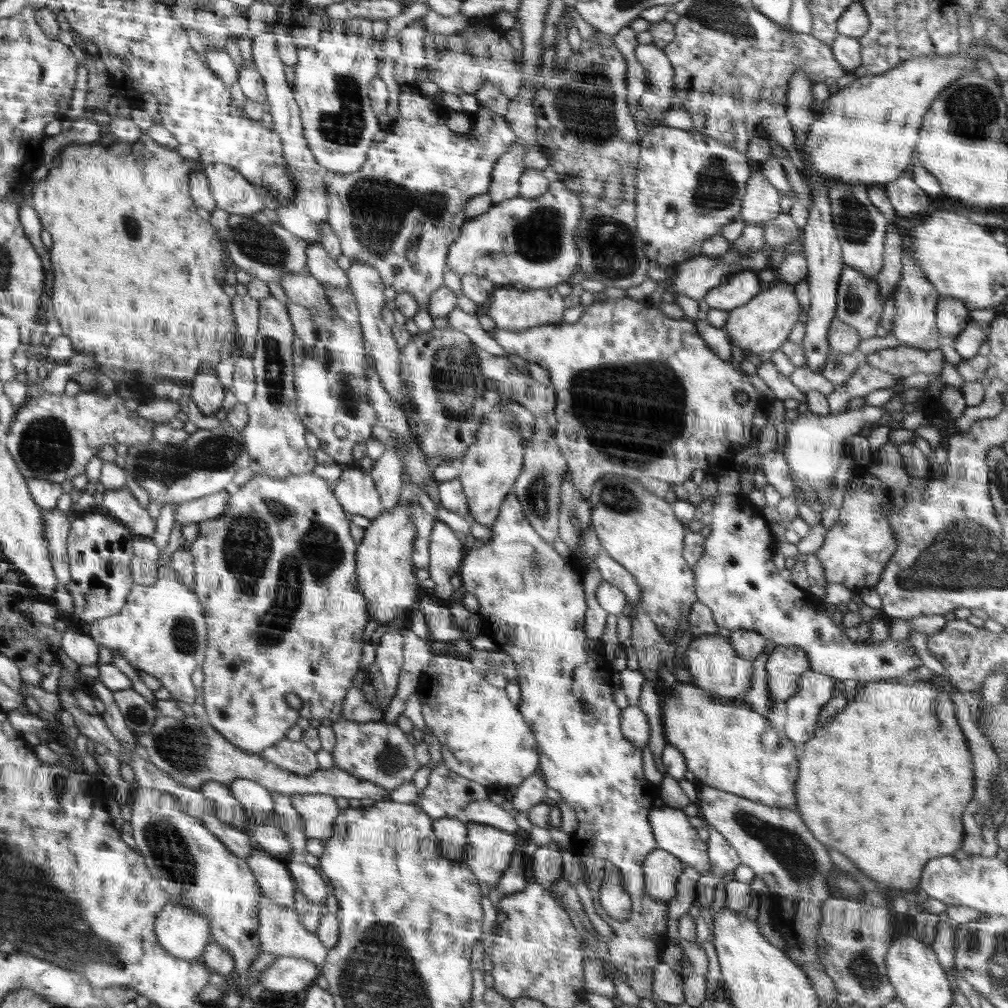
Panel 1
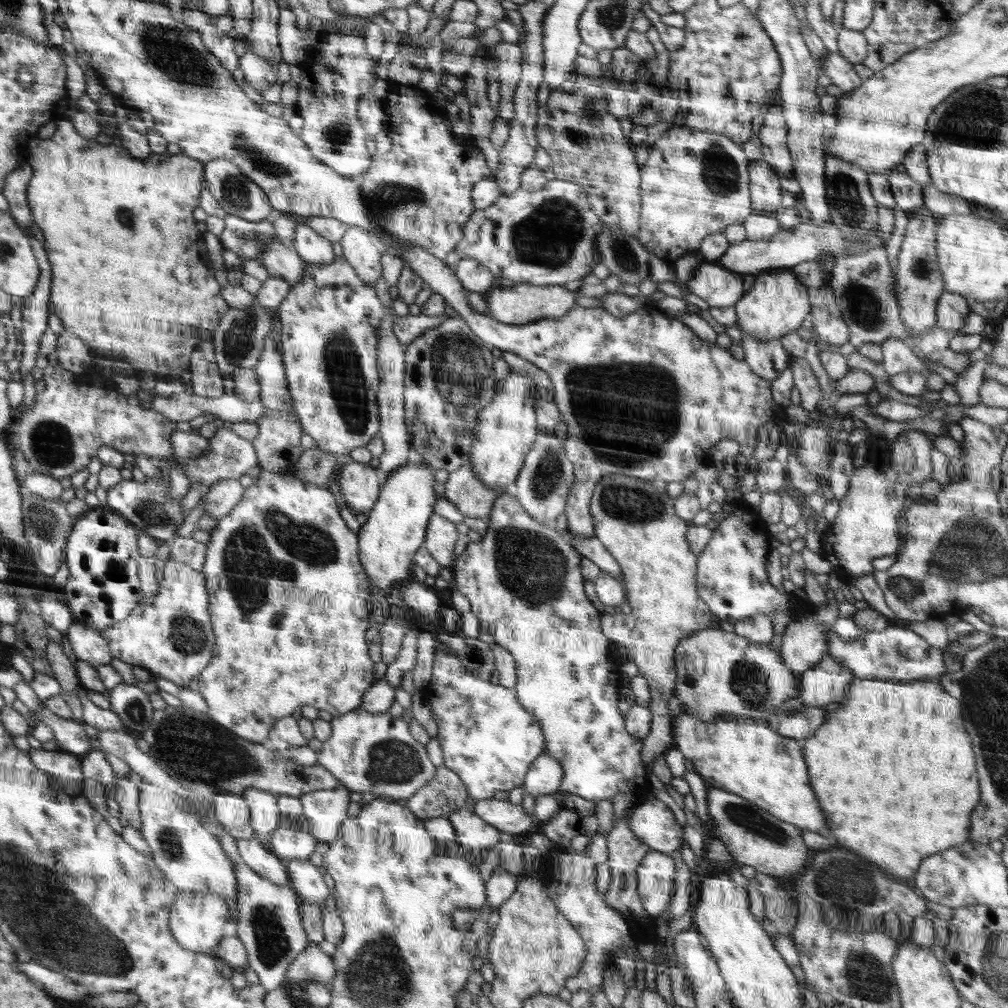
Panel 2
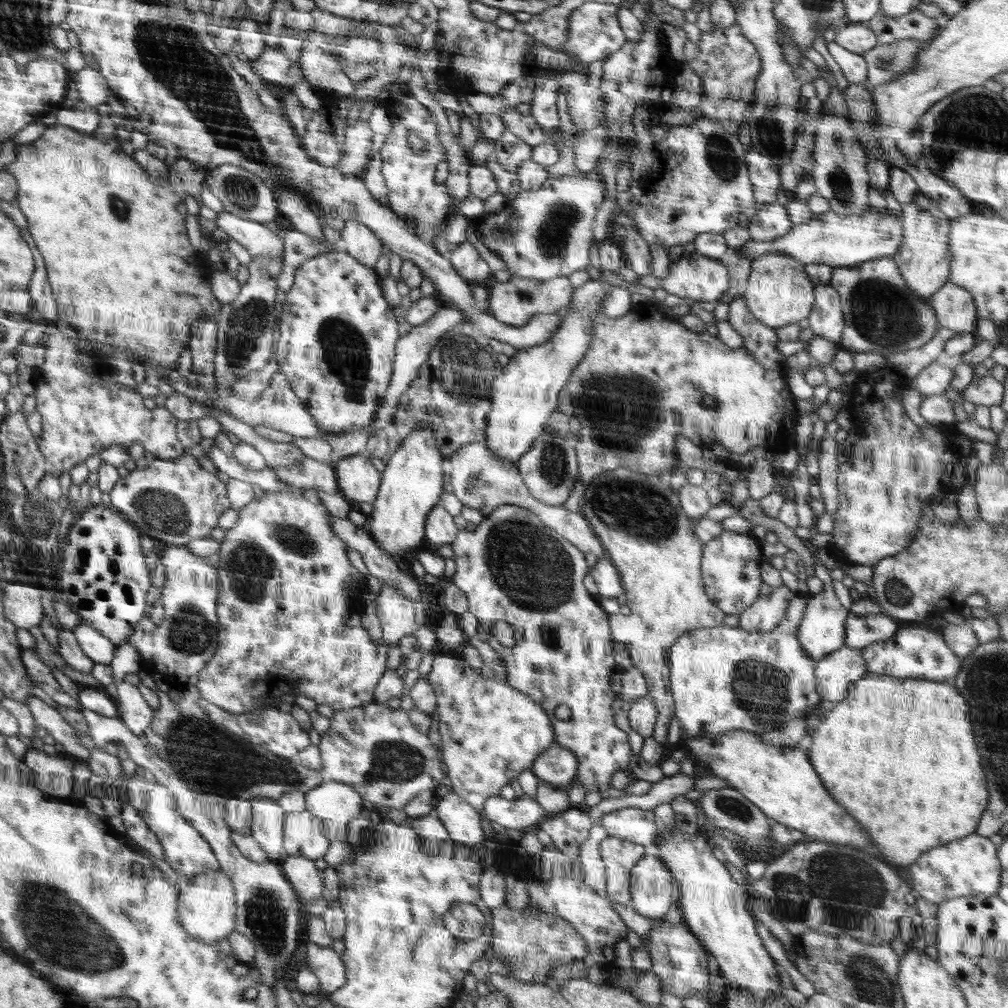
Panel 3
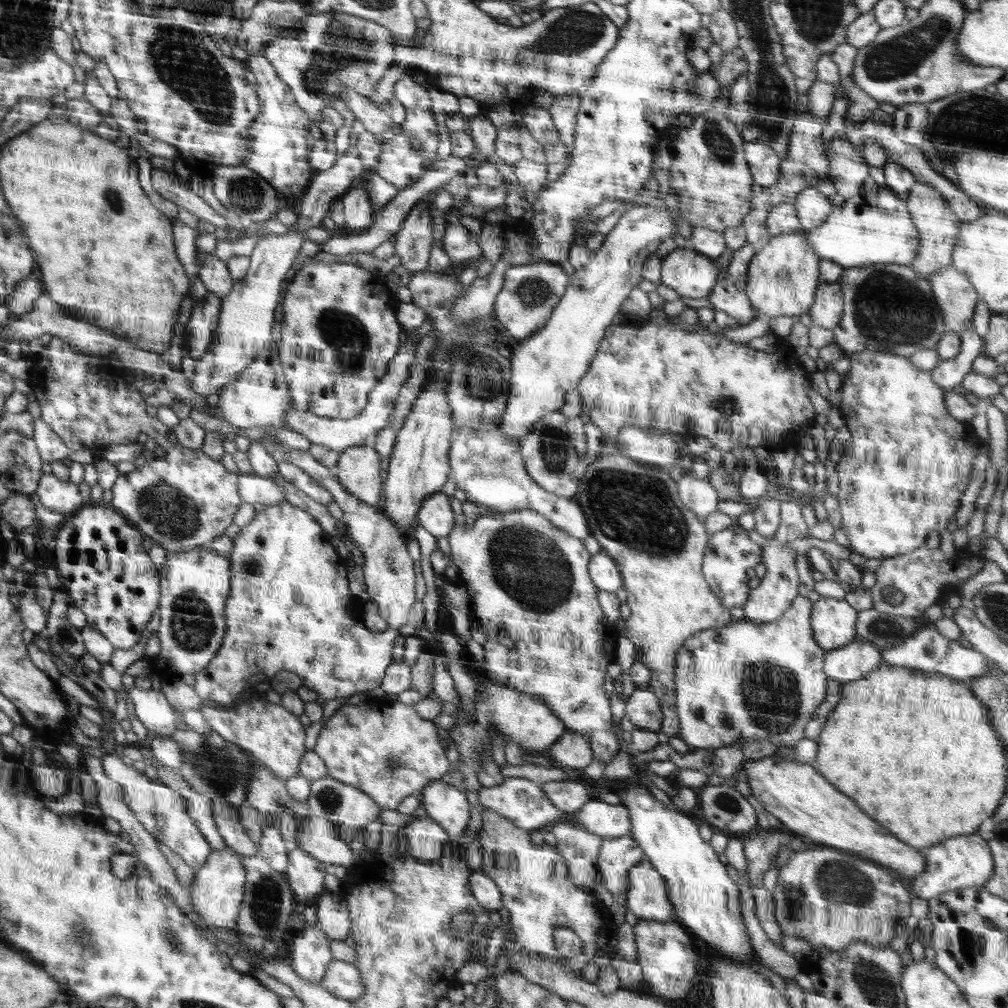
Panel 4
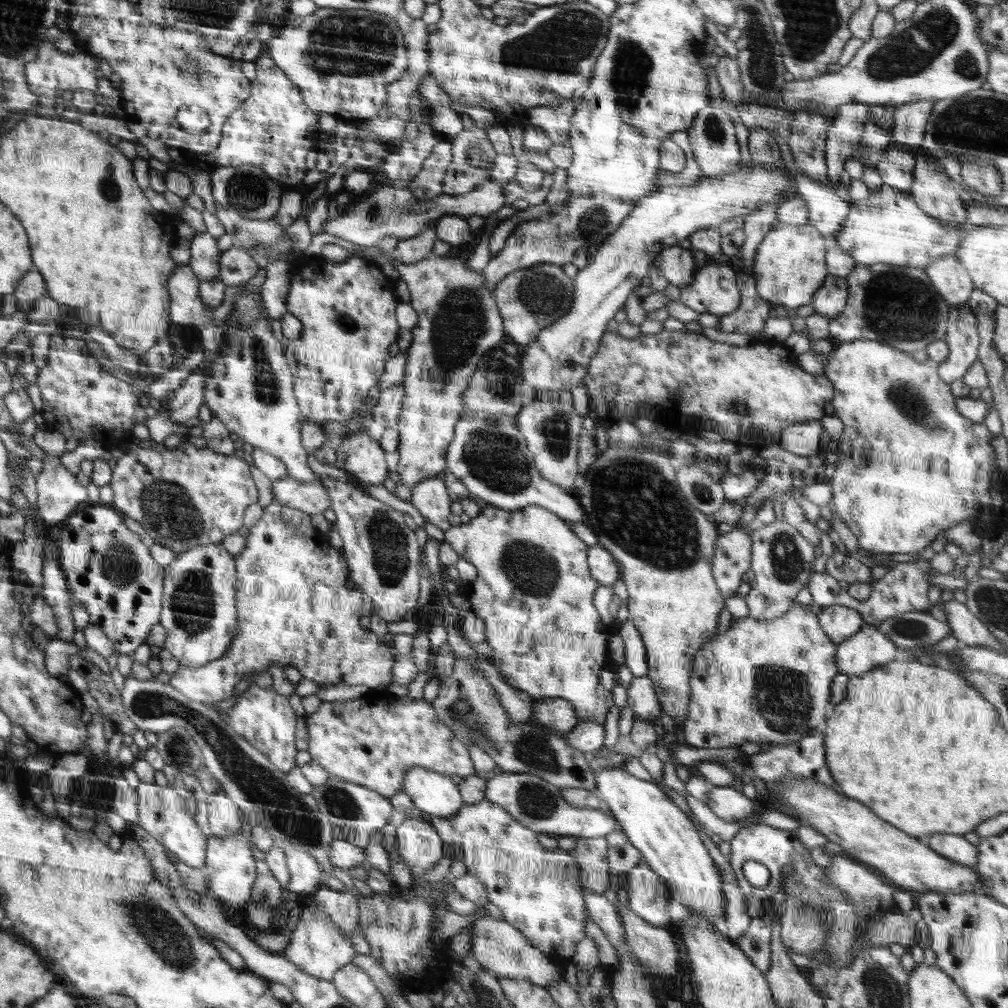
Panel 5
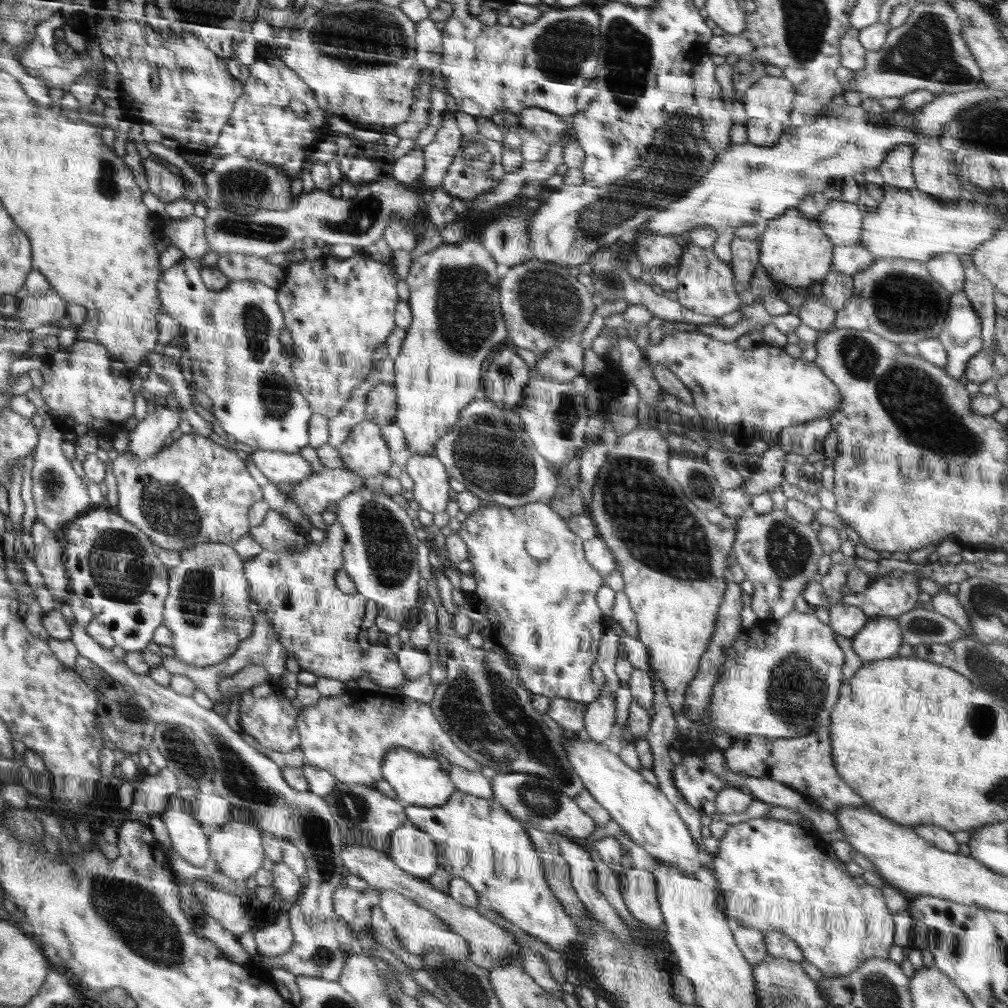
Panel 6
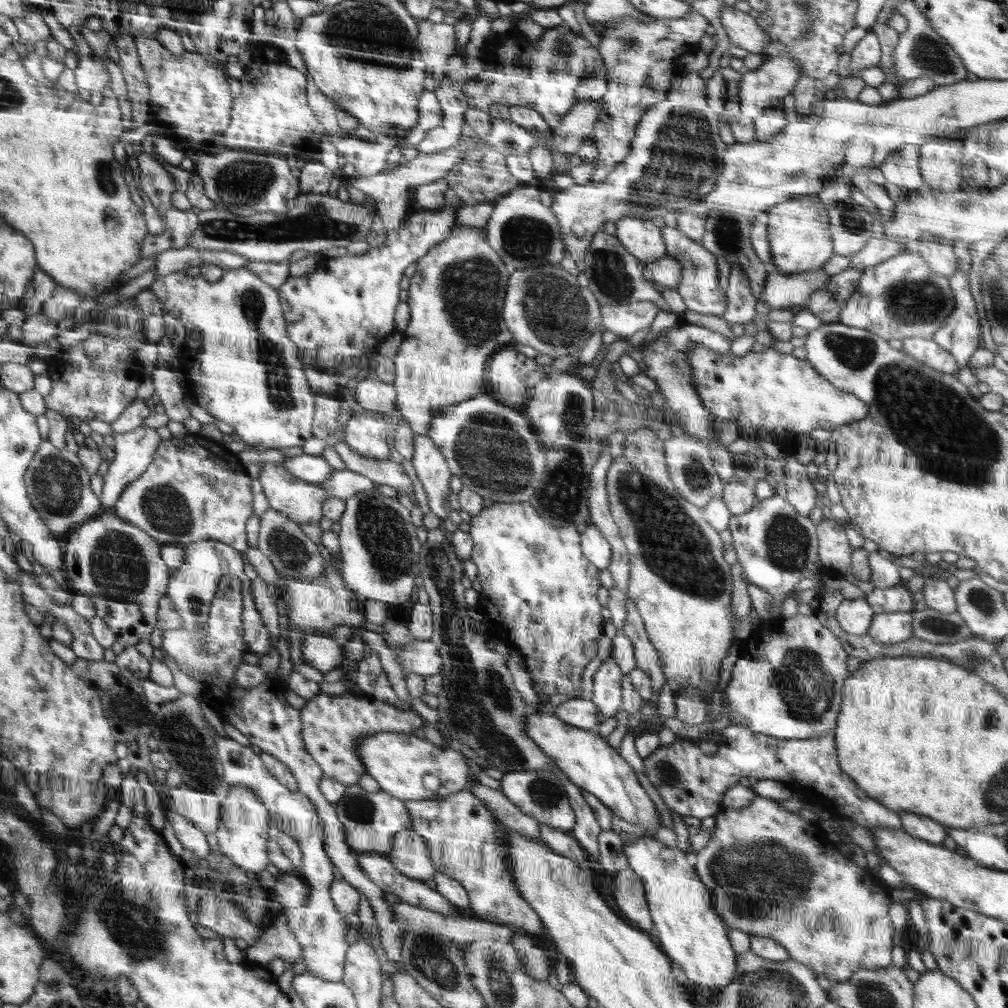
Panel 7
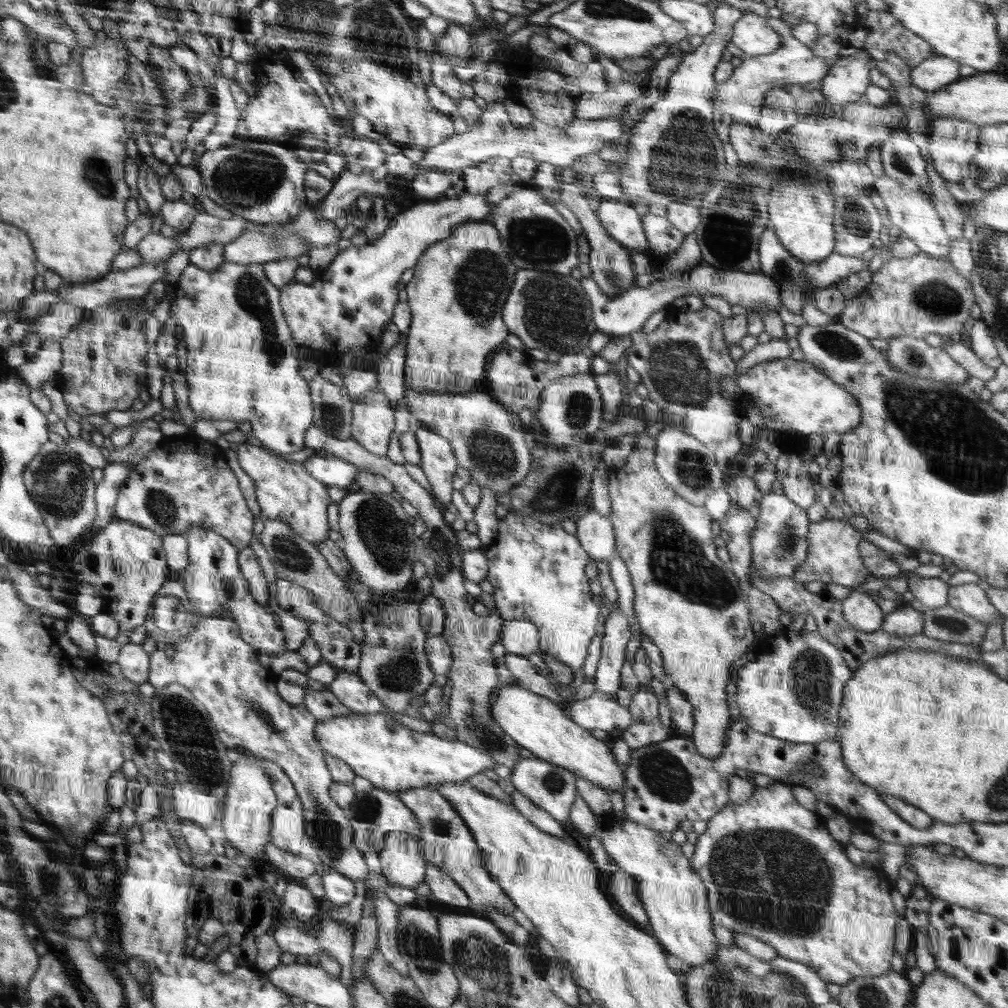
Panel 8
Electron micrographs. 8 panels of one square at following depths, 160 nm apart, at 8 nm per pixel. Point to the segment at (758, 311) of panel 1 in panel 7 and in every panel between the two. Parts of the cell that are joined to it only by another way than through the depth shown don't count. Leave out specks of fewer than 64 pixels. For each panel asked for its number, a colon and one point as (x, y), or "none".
2: (779, 302)
3: (779, 292)
4: (783, 276)
5: (789, 268)
6: (795, 252)
7: (798, 234)

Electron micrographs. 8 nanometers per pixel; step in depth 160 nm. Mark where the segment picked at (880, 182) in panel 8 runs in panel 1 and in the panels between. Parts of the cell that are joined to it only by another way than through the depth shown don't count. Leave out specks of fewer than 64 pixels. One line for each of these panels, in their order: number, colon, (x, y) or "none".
1: (952, 316)
2: (952, 311)
3: (953, 306)
4: (956, 299)
5: (950, 278)
6: (947, 269)
7: (939, 254)

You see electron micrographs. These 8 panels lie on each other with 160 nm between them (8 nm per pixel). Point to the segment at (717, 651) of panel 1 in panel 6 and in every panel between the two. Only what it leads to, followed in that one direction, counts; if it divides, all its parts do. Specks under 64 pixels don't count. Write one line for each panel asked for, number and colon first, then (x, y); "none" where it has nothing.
2: (720, 675)
3: (724, 678)
4: (745, 680)
5: (768, 681)
6: (782, 679)

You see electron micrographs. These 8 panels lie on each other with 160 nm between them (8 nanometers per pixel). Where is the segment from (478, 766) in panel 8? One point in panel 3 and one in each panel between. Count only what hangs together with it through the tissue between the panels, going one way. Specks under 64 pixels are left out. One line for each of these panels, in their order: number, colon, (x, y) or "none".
3: (462, 821)
4: (445, 804)
5: (432, 793)
6: (417, 780)
7: (398, 762)

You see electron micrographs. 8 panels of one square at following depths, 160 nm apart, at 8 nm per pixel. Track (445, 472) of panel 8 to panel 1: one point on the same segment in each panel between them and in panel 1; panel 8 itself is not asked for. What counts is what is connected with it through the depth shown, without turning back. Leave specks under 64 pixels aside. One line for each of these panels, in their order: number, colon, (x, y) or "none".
1: (446, 552)
2: (441, 533)
3: (440, 528)
4: (436, 516)
5: (430, 497)
6: (431, 489)
7: (431, 467)

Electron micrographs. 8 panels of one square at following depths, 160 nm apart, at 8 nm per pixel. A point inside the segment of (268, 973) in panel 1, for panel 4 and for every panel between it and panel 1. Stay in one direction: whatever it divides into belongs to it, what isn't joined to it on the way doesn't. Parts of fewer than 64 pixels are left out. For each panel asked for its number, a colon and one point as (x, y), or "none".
2: (311, 964)
3: (328, 965)
4: (343, 979)

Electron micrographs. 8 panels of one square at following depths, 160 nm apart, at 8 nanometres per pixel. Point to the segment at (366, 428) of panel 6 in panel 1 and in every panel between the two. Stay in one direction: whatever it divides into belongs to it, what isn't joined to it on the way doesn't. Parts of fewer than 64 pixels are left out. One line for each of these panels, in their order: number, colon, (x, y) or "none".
1: (355, 489)
2: (359, 486)
3: (358, 480)
4: (358, 468)
5: (362, 458)

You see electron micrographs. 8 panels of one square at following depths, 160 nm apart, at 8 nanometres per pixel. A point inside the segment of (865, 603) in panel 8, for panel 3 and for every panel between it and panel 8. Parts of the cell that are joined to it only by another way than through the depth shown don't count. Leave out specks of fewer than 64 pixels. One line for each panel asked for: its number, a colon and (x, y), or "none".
3: (821, 631)
4: (833, 620)
5: (839, 622)
6: (847, 620)
7: (854, 615)

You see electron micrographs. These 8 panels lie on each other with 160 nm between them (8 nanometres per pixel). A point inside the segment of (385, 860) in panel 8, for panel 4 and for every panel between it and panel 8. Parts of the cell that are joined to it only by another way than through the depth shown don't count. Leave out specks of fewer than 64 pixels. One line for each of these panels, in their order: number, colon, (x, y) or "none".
4: (425, 838)
5: (419, 845)
6: (414, 851)
7: (410, 855)

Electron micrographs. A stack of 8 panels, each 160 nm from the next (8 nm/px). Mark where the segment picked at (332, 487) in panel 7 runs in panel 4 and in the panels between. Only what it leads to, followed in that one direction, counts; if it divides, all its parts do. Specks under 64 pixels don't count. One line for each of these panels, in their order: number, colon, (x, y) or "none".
4: (253, 488)
5: (312, 497)
6: (312, 494)

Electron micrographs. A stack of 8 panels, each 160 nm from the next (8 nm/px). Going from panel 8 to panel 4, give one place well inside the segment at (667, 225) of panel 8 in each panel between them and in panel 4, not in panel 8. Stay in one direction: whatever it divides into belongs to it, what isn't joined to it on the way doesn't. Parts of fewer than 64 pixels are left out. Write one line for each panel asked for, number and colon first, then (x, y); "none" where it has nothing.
4: (725, 297)
5: (714, 291)
6: (705, 285)
7: (698, 288)

